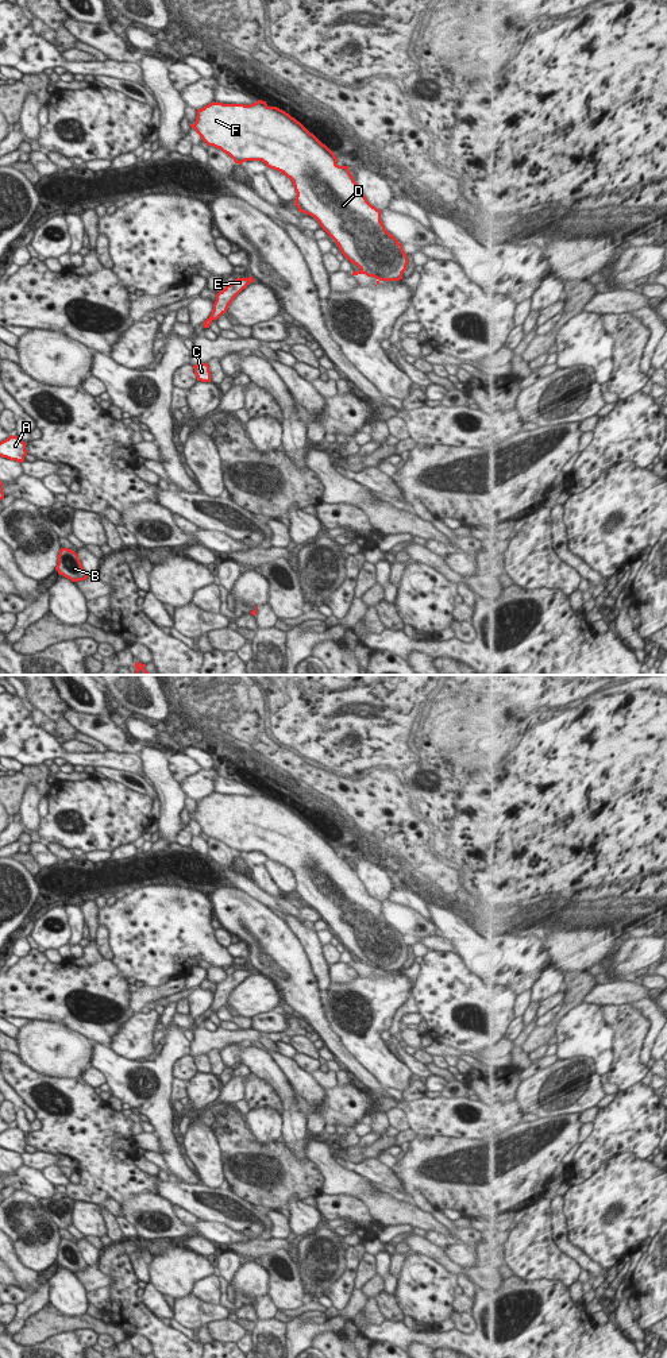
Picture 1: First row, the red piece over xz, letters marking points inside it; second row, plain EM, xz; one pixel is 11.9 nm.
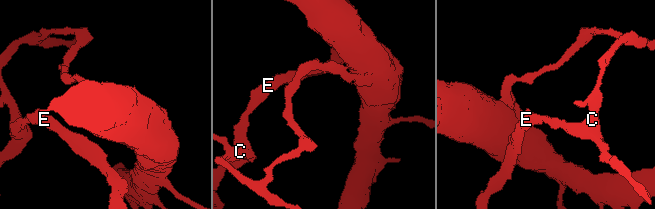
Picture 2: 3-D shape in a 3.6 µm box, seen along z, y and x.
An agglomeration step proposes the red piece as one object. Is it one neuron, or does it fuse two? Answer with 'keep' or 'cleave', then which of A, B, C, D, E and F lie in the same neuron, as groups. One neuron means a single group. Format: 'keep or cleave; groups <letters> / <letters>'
cleave; groups A B C E / D F

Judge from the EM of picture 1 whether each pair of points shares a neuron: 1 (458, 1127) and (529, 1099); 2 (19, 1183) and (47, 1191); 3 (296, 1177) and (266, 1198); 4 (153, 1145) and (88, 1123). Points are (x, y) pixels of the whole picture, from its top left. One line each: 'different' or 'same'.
1: different
2: same
3: same
4: different

